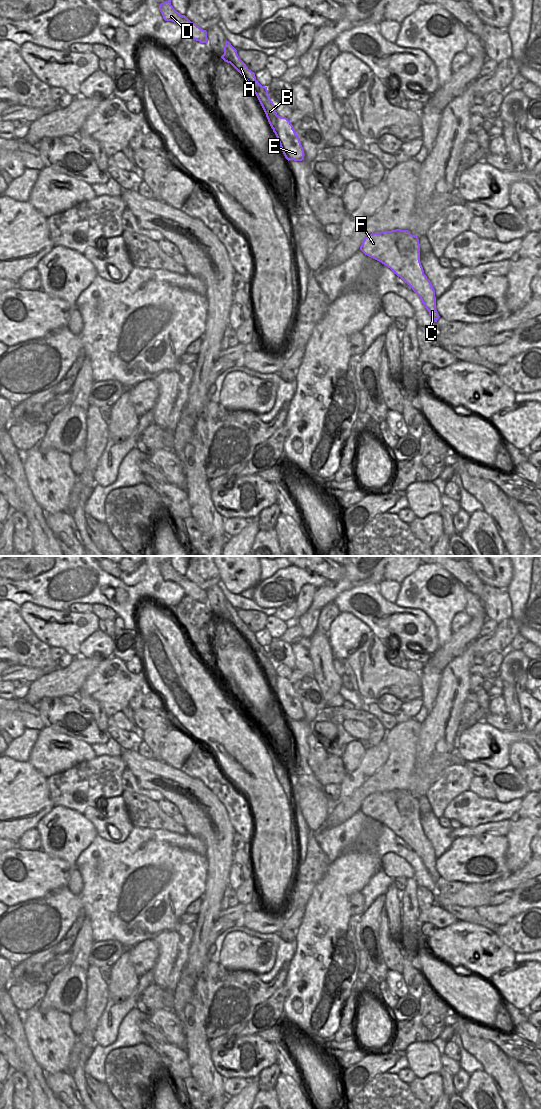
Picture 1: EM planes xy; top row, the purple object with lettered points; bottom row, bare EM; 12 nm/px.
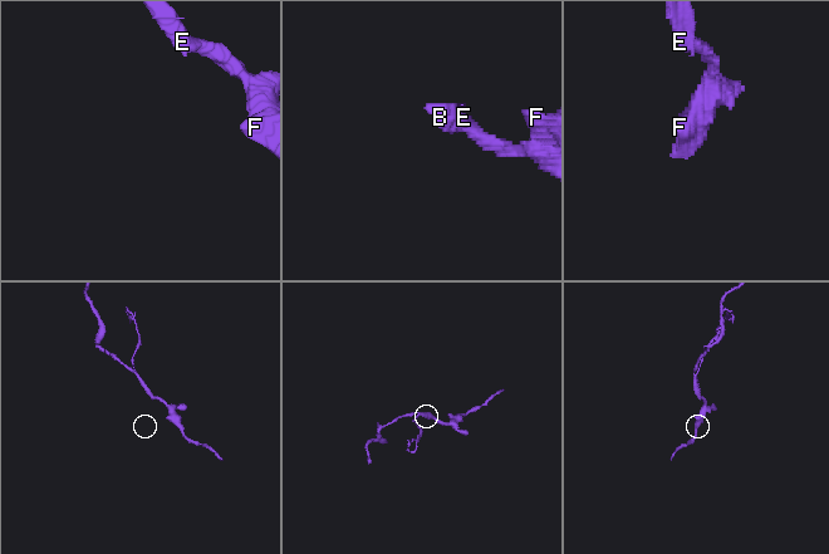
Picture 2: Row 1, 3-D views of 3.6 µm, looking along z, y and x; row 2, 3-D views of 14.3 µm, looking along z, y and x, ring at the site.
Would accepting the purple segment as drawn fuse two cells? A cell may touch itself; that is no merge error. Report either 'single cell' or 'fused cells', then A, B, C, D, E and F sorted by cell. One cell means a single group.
fused cells | A B / C D E F

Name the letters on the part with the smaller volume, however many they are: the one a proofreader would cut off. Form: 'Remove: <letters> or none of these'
Remove: A, B

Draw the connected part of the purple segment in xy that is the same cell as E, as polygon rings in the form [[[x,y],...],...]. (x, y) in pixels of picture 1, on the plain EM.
[[[277,676],[276,688],[273,689],[285,718],[294,721],[304,720],[304,710],[293,685],[286,677]]]

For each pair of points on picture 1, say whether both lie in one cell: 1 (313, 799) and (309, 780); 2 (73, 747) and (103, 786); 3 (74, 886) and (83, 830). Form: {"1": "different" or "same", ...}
{"1": "different", "2": "different", "3": "same"}

